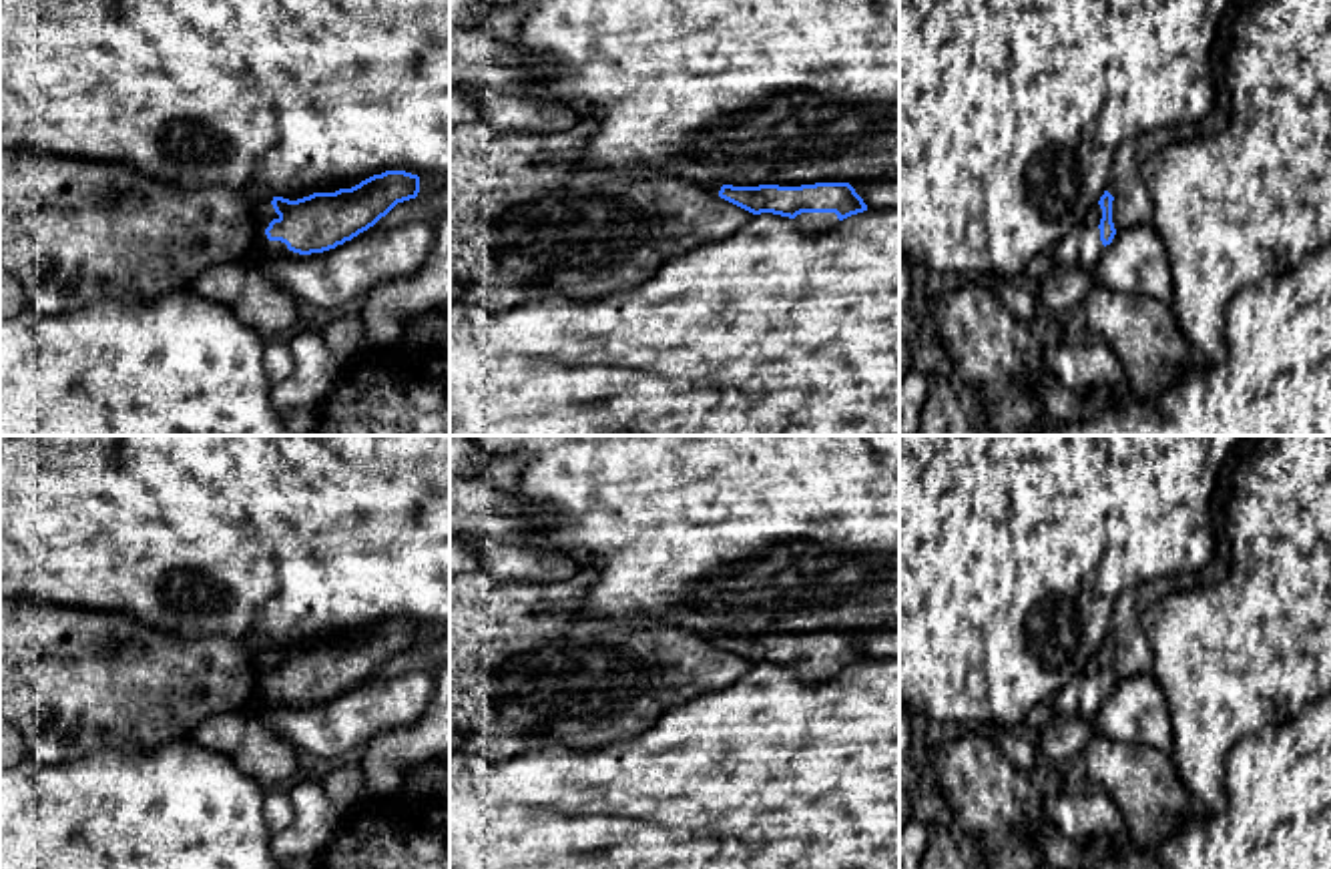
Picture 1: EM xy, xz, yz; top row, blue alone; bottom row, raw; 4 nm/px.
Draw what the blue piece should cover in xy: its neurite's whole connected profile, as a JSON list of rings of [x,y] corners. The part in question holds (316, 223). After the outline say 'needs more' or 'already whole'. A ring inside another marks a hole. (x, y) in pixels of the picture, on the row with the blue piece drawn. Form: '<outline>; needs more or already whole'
[[[385,171],[351,189],[313,193],[297,201],[263,195],[253,205],[253,249],[263,257],[335,249],[373,227],[397,203],[416,199],[418,193],[418,175]]]; needs more

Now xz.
[[[815,183],[801,187],[733,187],[703,185],[709,193],[753,215],[773,213],[795,219],[801,231],[827,231],[839,221],[867,211],[863,199],[849,183]]]; needs more

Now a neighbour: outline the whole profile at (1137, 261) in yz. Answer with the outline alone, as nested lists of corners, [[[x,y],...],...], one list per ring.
[[[1152,221],[1114,235],[1096,265],[1096,279],[1112,291],[1172,301],[1168,253]]]

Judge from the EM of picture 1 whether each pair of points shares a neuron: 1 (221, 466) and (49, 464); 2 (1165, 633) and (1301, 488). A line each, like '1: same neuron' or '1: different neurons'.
1: same neuron
2: same neuron

